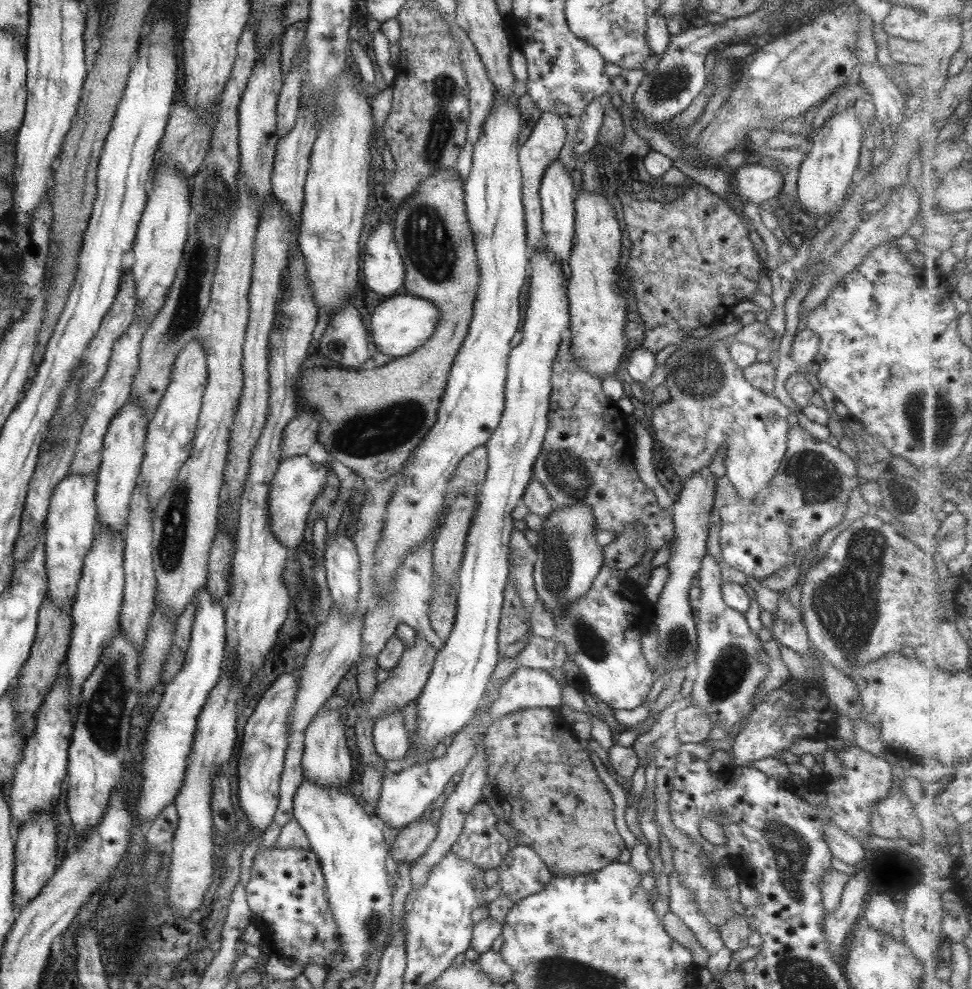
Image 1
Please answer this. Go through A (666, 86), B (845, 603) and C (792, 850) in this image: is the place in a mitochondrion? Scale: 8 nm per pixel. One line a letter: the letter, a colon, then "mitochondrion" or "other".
A: mitochondrion
B: mitochondrion
C: mitochondrion

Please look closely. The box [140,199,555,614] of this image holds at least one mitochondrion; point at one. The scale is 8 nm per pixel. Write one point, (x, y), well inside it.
(376, 433)

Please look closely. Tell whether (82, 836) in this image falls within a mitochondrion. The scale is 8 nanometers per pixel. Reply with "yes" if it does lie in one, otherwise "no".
no

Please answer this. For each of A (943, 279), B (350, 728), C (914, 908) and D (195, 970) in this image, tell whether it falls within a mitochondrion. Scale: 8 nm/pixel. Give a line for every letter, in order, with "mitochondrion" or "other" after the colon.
A: other
B: other
C: other
D: other

